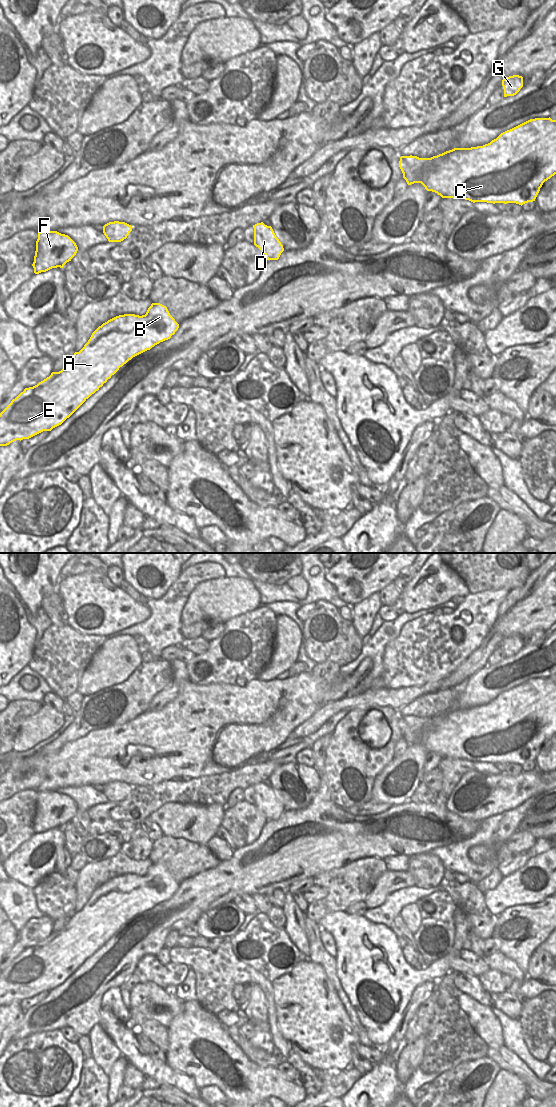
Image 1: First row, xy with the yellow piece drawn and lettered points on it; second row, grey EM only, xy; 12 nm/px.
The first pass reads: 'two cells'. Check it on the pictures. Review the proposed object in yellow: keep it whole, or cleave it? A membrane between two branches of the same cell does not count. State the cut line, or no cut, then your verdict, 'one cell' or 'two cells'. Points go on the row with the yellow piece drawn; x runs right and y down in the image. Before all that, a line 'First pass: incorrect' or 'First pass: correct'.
First pass: incorrect
no cut; one cell

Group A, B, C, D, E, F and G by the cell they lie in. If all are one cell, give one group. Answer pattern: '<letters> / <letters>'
A B C D E F G

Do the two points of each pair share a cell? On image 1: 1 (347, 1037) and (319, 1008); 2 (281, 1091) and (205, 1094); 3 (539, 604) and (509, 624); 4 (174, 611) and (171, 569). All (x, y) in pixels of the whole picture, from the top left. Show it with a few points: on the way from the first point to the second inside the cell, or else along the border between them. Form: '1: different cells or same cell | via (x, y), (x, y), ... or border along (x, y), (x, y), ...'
1: same cell | via (335, 1045), (320, 1030), (319, 1020)
2: different cells | border along (200, 1088), (216, 1086), (226, 1096)
3: same cell | via (532, 609), (524, 617), (516, 621)
4: different cells | border along (171, 585), (159, 598), (149, 598)

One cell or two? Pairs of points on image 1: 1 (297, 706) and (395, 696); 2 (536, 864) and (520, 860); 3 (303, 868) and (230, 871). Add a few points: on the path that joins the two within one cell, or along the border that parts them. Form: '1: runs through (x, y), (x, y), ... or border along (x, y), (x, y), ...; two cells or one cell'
1: border along (323, 704), (306, 720); two cells
2: border along (531, 856), (522, 866), (506, 875); two cells
3: runs through (285, 868), (256, 868), (248, 871); one cell

